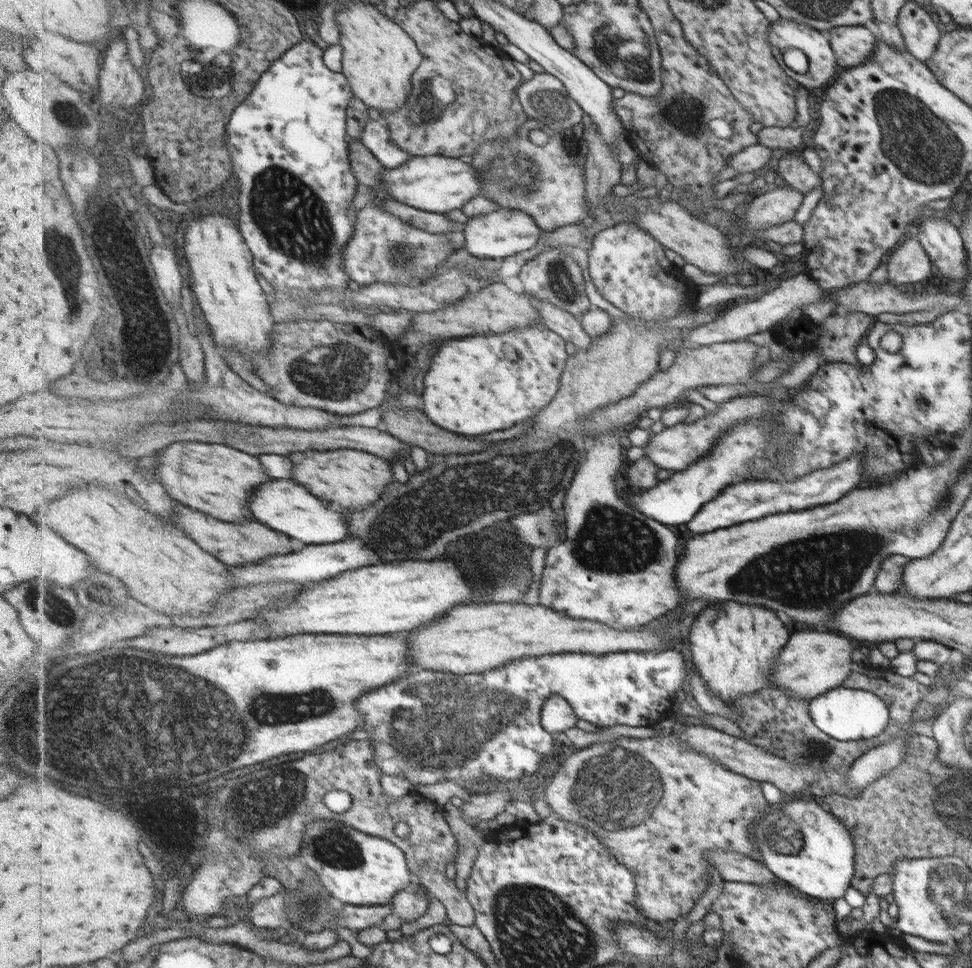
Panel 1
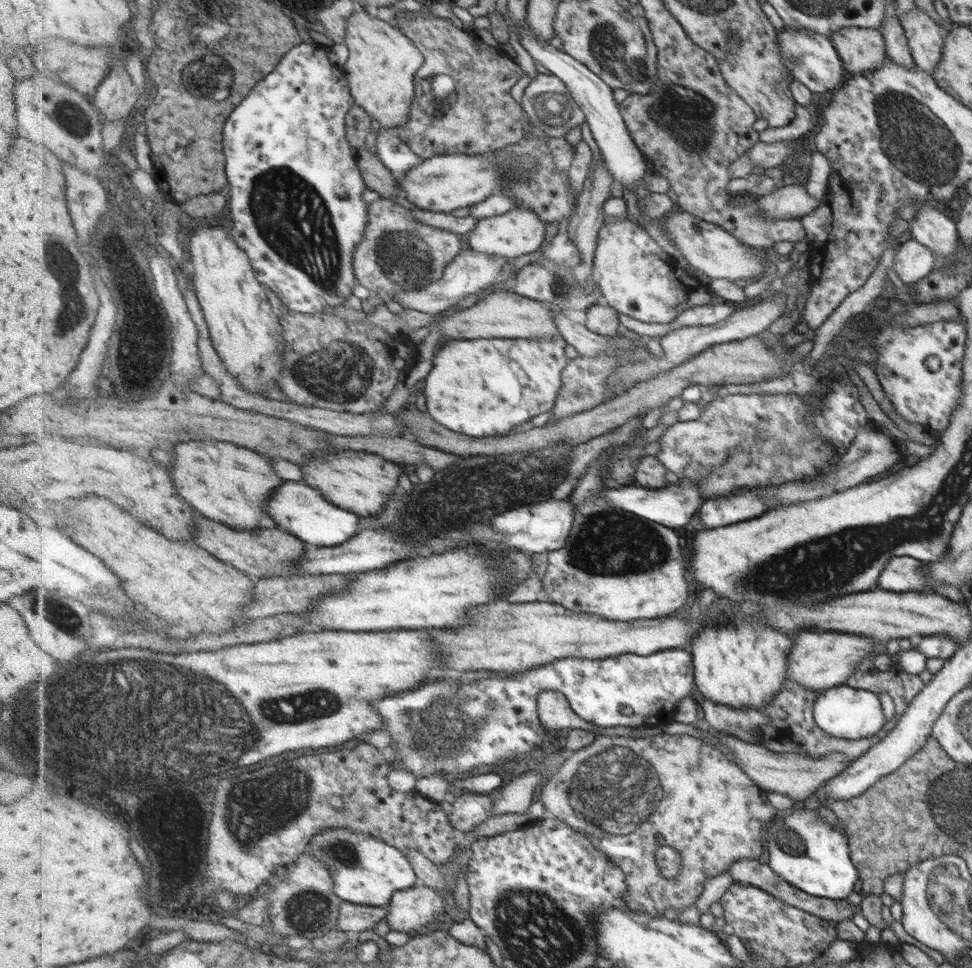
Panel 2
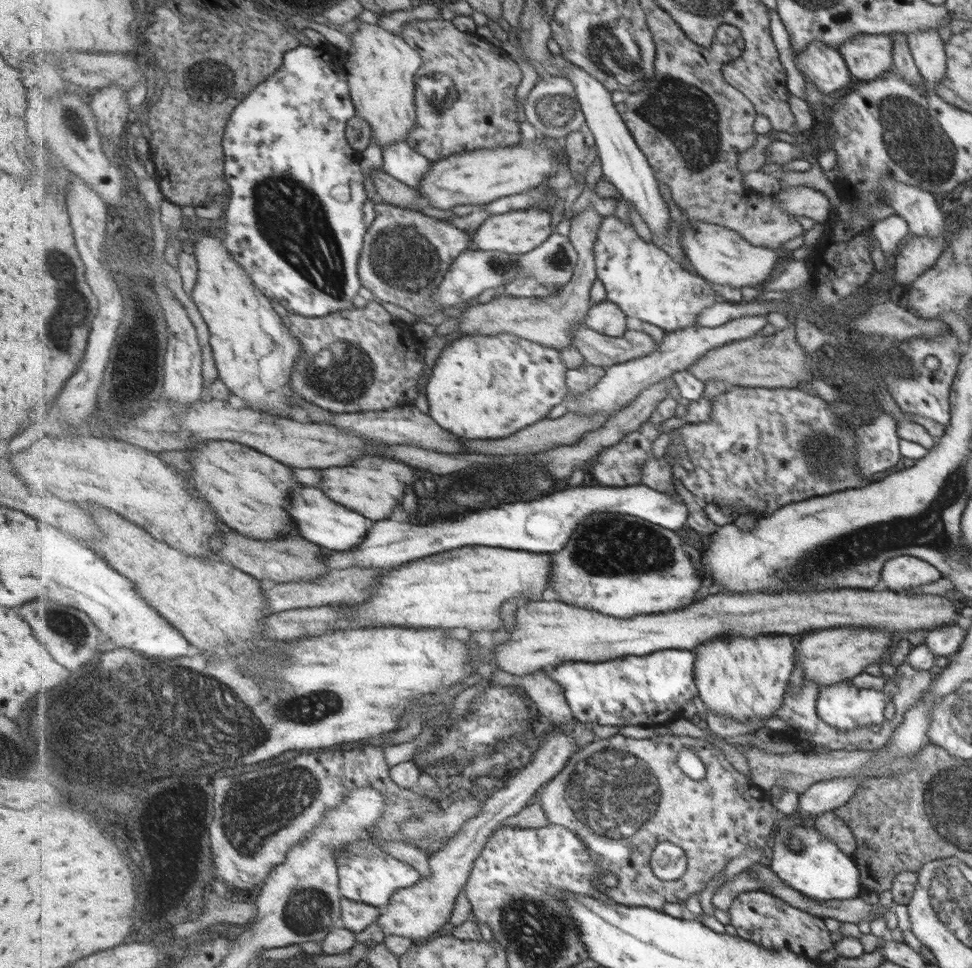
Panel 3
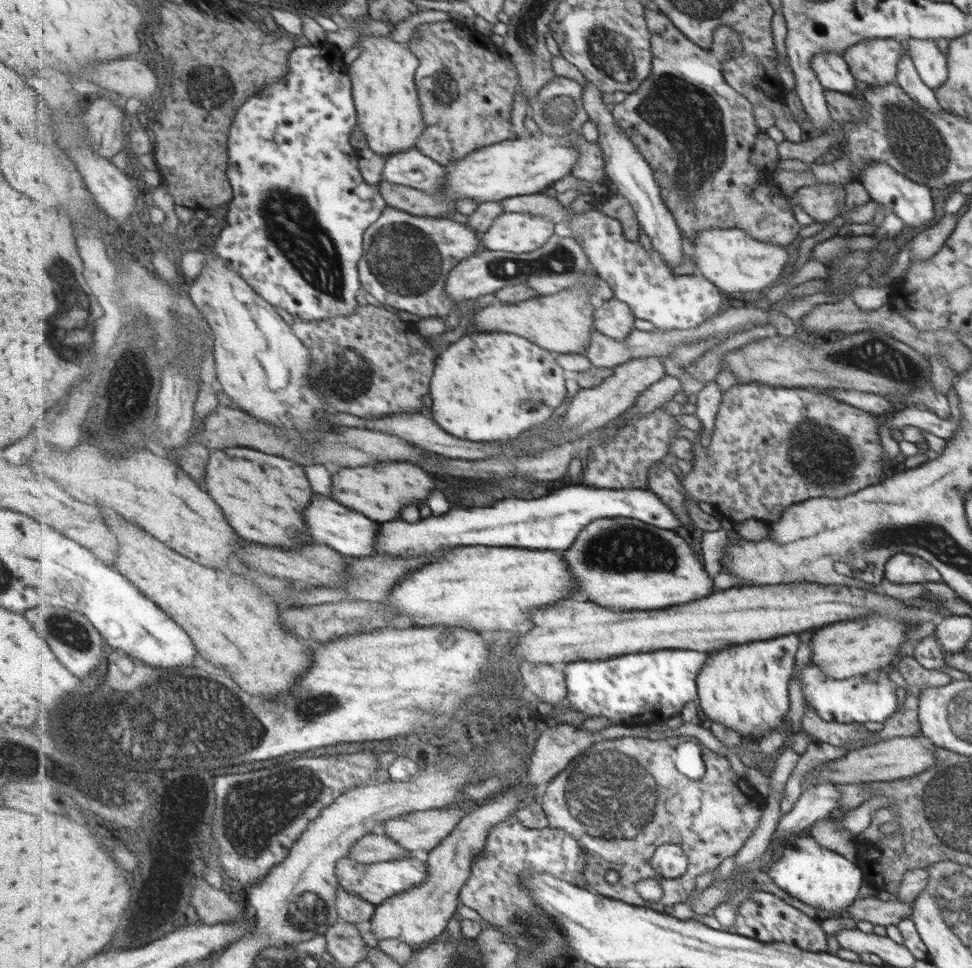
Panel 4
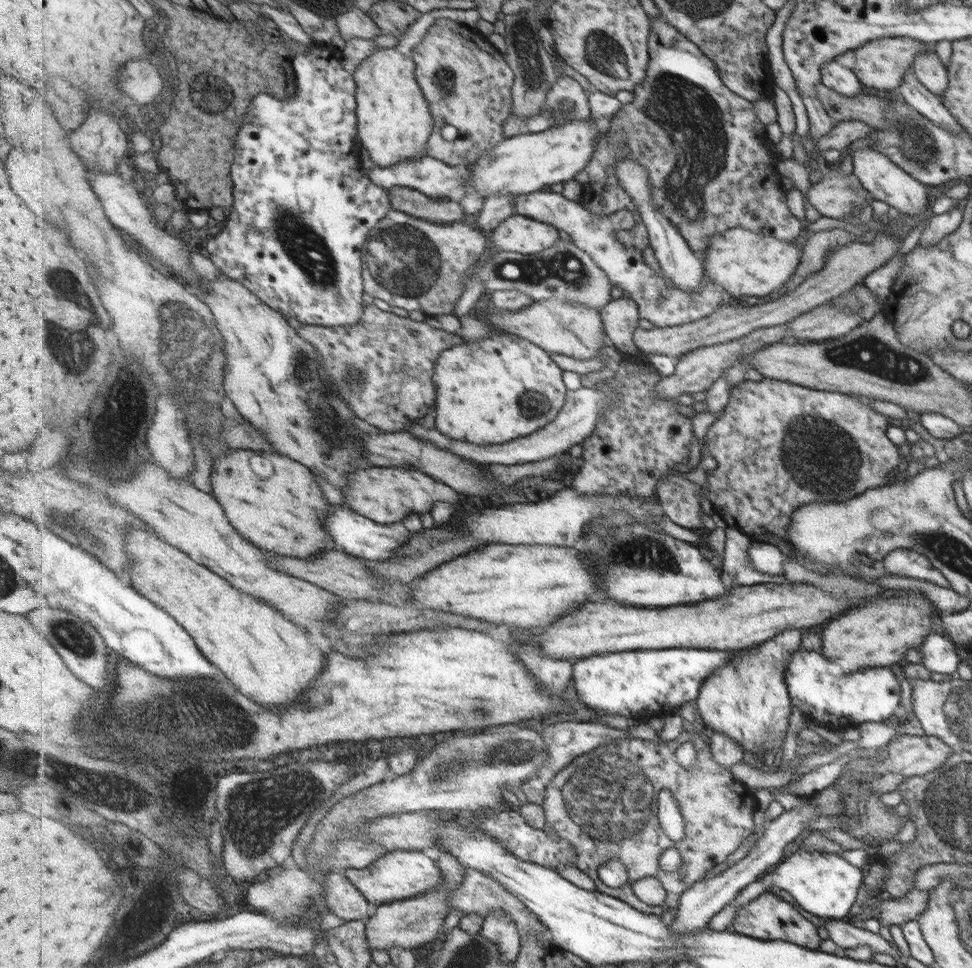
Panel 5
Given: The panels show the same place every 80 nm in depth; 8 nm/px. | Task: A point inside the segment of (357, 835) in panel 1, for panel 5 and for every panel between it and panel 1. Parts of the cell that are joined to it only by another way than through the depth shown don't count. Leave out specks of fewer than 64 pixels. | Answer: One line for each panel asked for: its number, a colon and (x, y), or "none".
2: (368, 871)
3: (367, 873)
4: (377, 882)
5: (398, 875)

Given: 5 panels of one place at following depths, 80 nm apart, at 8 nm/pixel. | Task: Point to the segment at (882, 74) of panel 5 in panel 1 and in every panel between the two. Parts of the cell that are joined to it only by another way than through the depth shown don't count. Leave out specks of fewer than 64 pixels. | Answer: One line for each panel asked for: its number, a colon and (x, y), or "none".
1: (851, 46)
2: (859, 49)
3: (867, 57)
4: (874, 61)

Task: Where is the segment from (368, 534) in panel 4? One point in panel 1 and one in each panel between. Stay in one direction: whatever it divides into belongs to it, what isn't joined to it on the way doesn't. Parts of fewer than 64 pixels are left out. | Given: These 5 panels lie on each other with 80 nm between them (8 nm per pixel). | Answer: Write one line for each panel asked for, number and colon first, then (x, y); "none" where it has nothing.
1: (284, 505)
2: (298, 508)
3: (316, 517)

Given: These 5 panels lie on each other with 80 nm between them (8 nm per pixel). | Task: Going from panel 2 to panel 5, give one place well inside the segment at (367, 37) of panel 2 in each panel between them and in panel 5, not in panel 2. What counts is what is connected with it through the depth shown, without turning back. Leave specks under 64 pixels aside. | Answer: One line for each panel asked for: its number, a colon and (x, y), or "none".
3: (383, 66)
4: (384, 74)
5: (395, 122)

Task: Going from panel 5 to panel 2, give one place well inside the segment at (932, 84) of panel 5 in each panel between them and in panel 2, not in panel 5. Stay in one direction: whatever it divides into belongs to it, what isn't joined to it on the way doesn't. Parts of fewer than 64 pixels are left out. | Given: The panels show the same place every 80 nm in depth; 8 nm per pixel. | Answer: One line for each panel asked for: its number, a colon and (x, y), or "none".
2: (922, 35)
3: (925, 47)
4: (930, 64)

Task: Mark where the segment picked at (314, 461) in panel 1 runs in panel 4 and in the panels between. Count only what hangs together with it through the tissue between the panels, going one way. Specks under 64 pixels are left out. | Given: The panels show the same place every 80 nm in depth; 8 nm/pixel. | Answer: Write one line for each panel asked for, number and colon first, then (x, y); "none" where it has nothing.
2: (362, 482)
3: (373, 485)
4: (380, 491)

